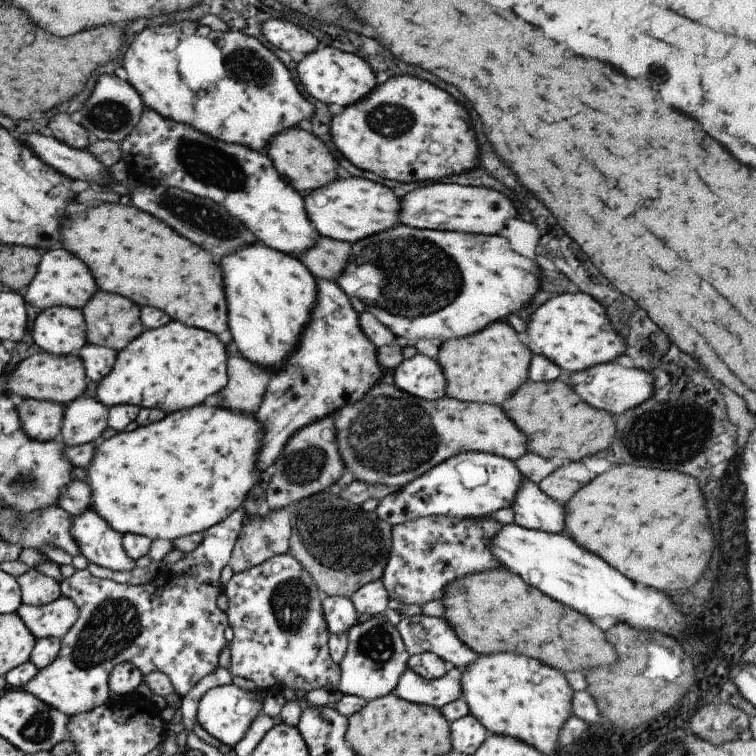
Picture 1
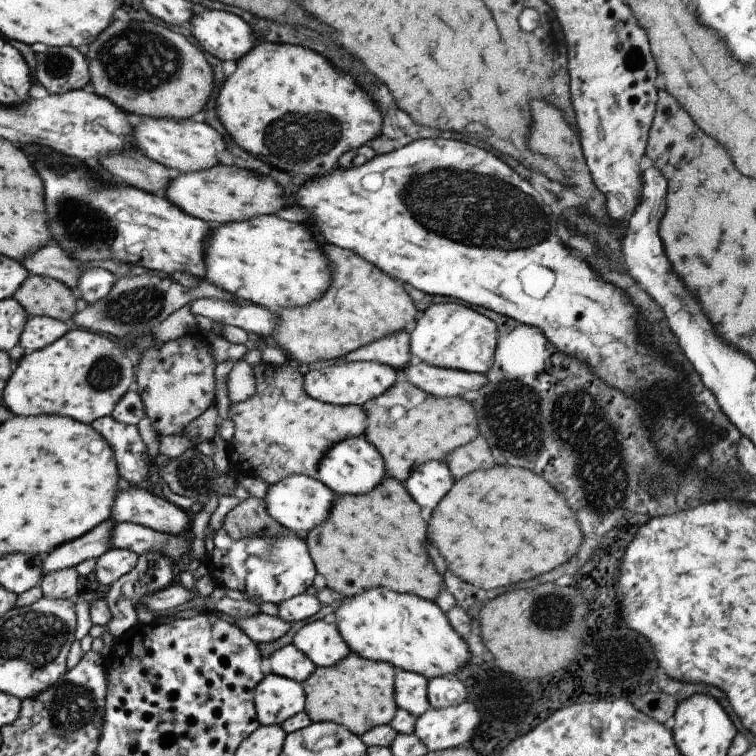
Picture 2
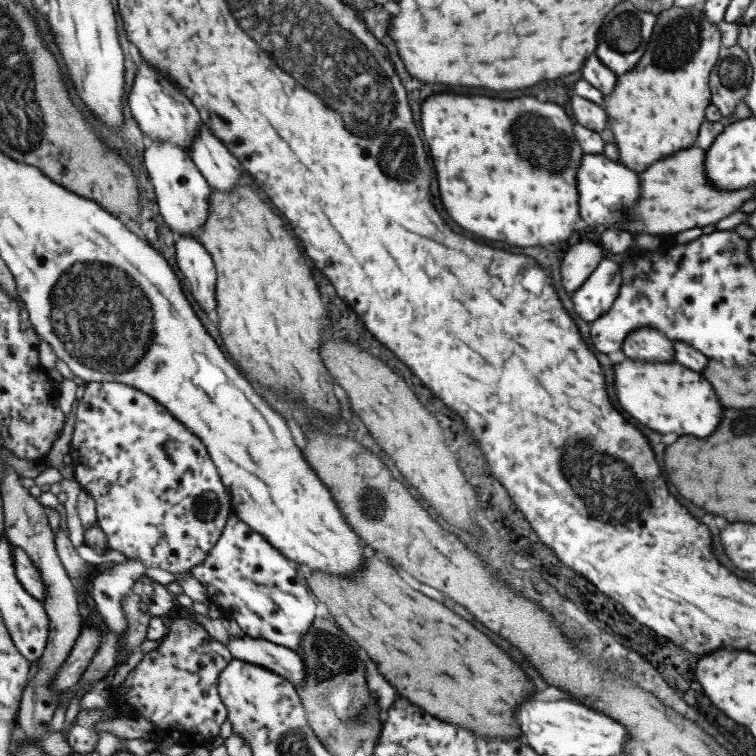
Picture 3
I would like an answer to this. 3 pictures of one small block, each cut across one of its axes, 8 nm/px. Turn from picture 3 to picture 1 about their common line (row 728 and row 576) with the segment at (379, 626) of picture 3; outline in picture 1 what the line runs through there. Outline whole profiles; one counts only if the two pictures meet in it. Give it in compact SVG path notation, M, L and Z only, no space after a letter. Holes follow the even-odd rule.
M503 566L455 579L442 598L444 619L461 642L477 654L517 652L561 672L615 664L615 650L585 616L527 586Z

